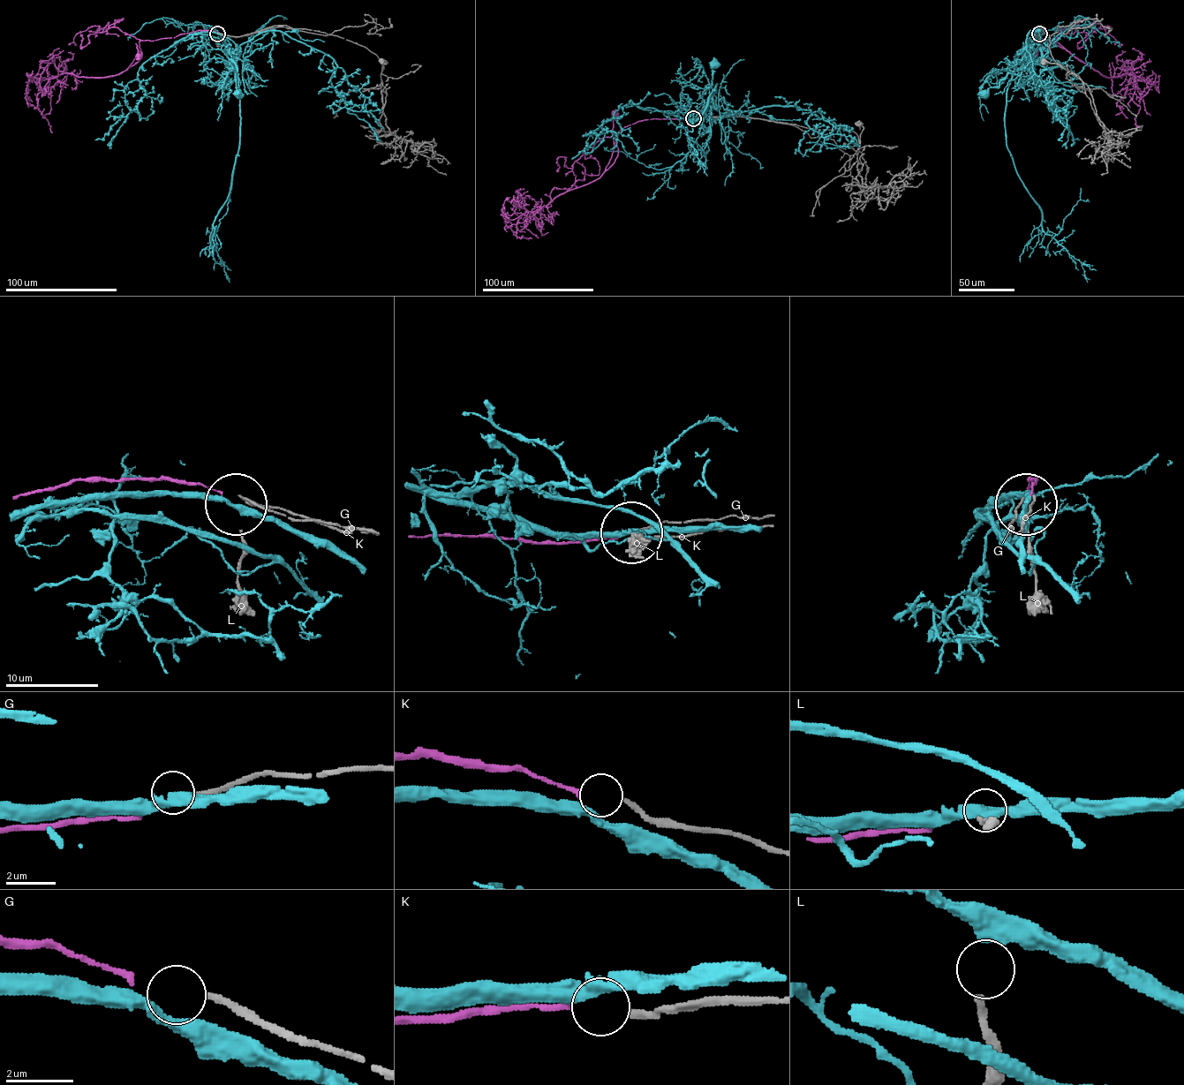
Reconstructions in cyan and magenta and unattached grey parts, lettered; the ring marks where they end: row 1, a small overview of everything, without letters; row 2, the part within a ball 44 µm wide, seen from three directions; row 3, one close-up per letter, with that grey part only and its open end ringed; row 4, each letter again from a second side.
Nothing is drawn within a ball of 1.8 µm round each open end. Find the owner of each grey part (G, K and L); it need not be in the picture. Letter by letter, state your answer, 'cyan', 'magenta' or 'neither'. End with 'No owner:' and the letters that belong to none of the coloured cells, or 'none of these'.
G: neither
K: magenta
L: cyan
No owner: G

